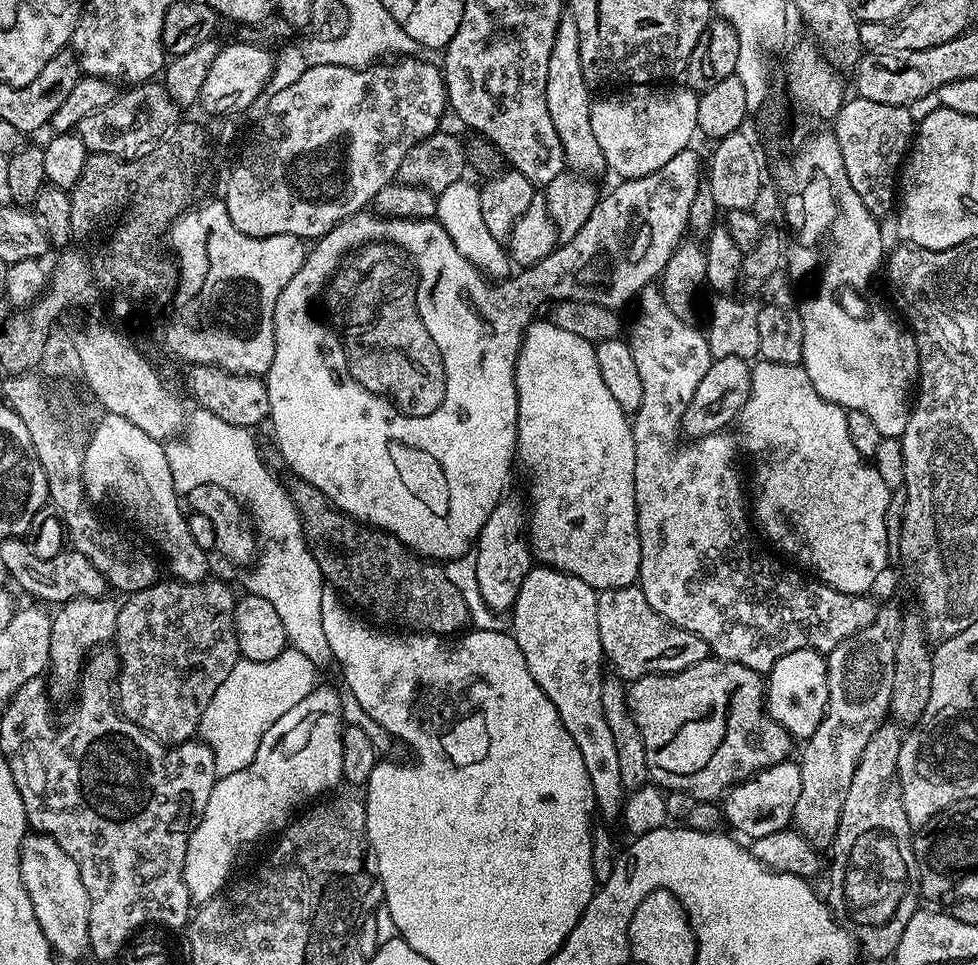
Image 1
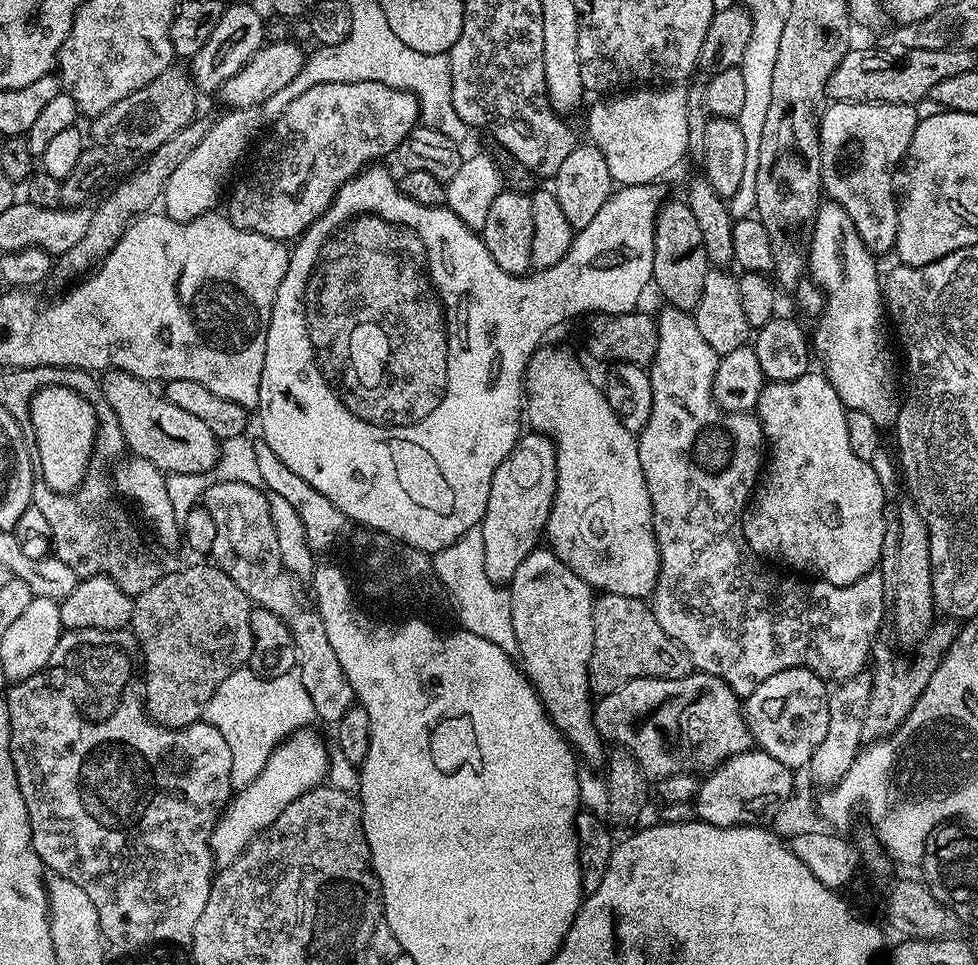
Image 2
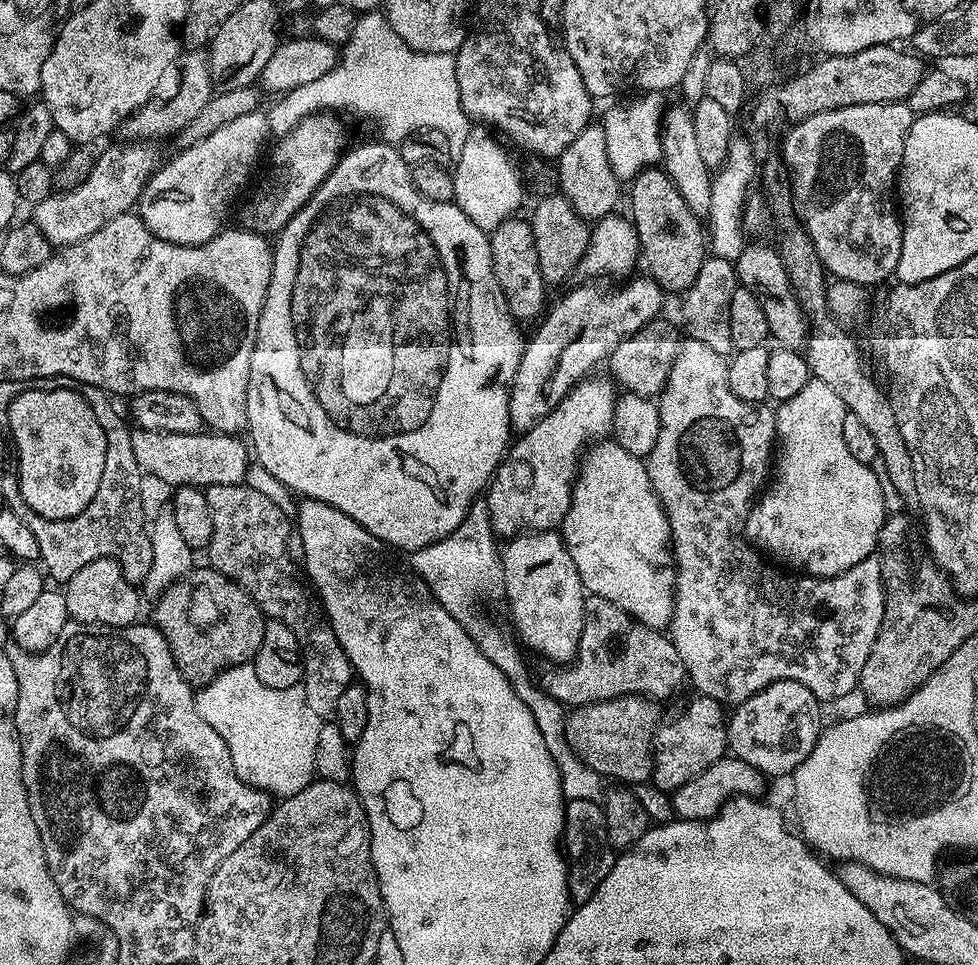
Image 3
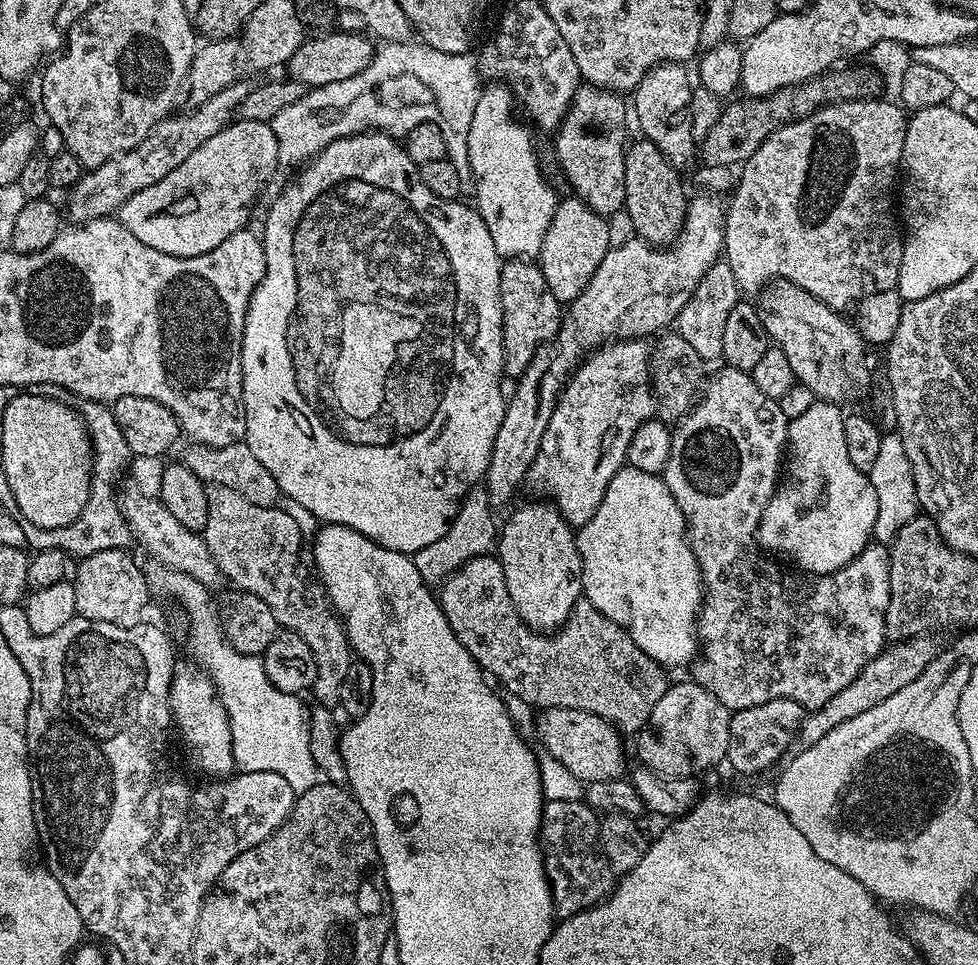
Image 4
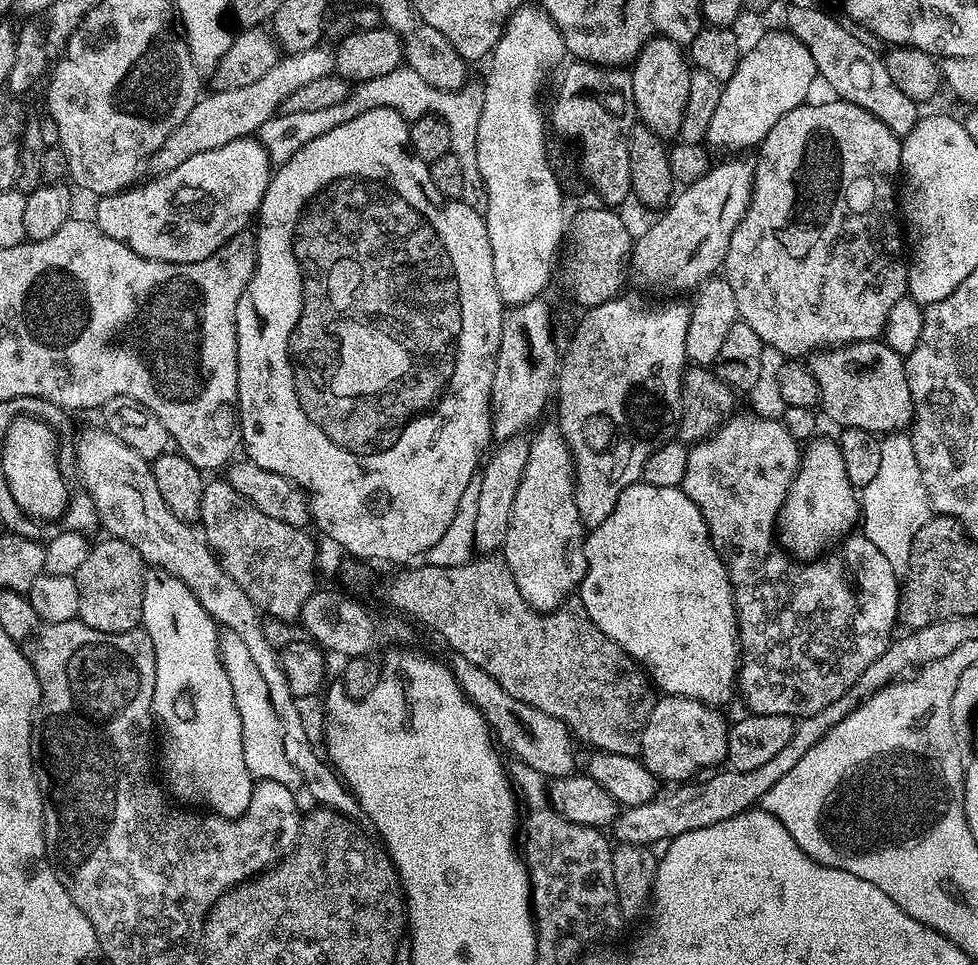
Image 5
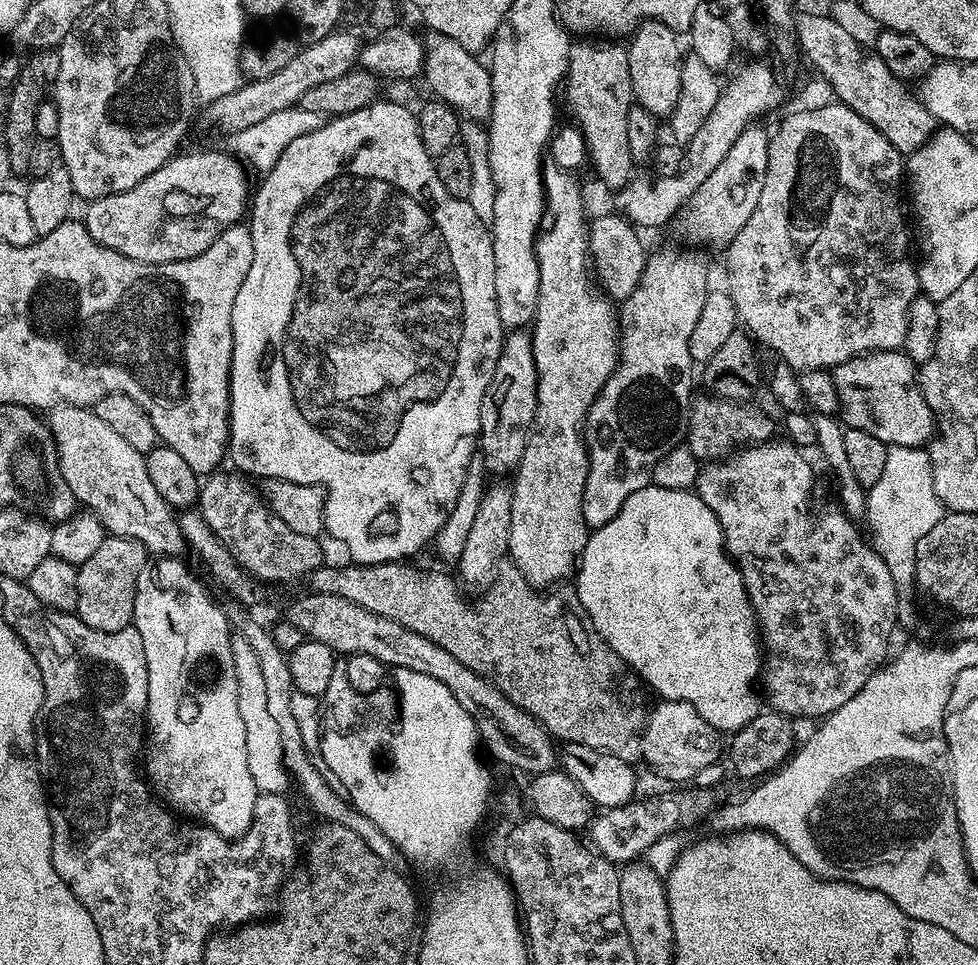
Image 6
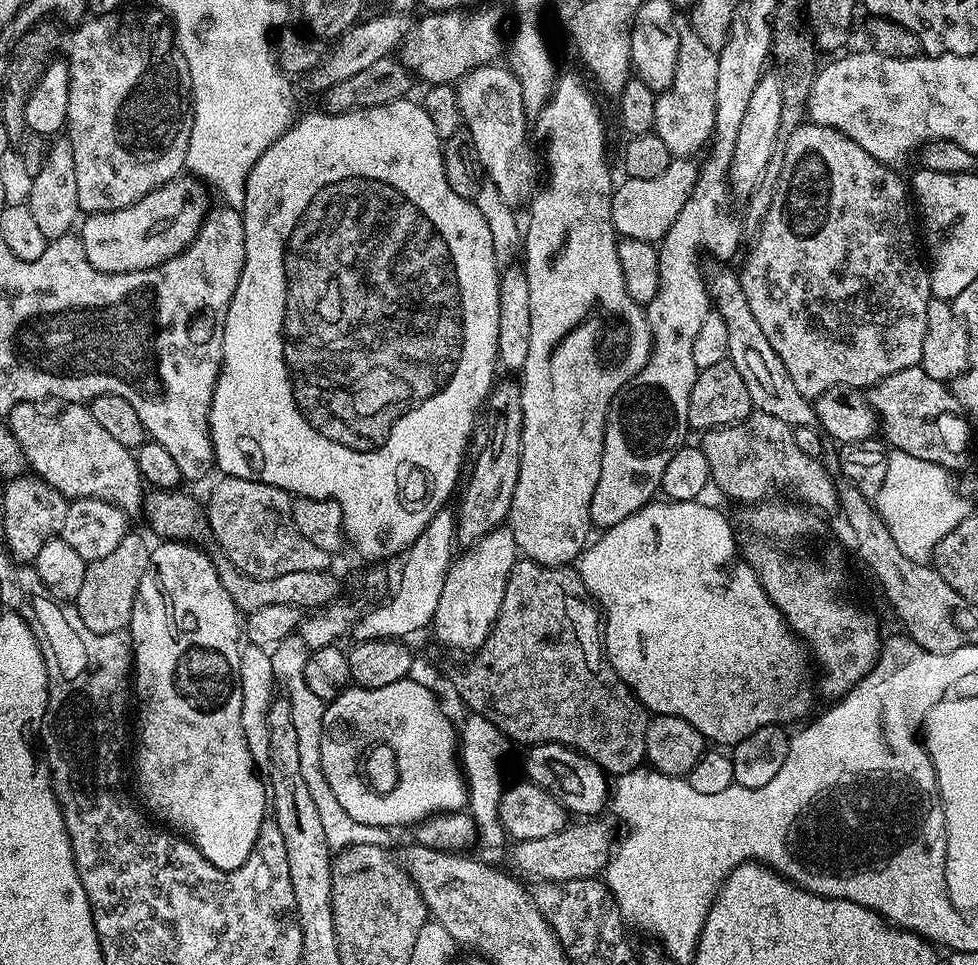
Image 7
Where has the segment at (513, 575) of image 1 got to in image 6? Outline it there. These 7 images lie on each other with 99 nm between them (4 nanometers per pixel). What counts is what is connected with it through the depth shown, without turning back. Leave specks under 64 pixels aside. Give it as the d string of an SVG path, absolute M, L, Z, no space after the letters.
M660 248L653 256L651 253L645 259L642 278L638 282L634 294L630 294L630 298L623 301L622 307L618 312L620 322L620 359L616 368L610 374L606 386L602 386L598 398L588 407L588 419L584 422L584 443L588 445L589 454L586 490L582 498L582 514L586 518L589 529L595 530L606 526L606 522L610 522L610 518L614 518L614 514L618 514L618 510L622 510L622 502L626 502L626 498L630 498L630 494L634 494L634 490L642 490L646 485L652 483L652 471L654 466L658 466L660 459L670 450L681 447L685 443L688 435L688 415L692 413L694 403L694 395L692 396L692 368L694 369L694 362L690 358L690 334L693 332L695 324L698 323L702 305L706 303L706 294L709 291L708 260L702 253L695 252L692 248Z

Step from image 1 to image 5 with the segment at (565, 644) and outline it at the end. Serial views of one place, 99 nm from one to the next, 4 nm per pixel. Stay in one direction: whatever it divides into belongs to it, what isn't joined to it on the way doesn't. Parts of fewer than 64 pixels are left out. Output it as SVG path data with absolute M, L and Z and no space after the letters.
M541 423L530 440L530 458L510 518L510 530L502 545L504 561L518 582L522 598L535 612L553 612L579 589L588 572L584 553L586 529L576 505L576 466L559 423Z

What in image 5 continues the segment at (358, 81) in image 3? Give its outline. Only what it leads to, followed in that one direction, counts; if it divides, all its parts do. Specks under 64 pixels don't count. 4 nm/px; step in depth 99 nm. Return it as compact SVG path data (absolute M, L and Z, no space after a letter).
M401 66L390 70L390 74L382 74L382 78L359 81L348 99L338 106L329 106L326 110L310 110L306 114L284 112L271 116L261 126L258 139L267 150L271 163L279 166L298 154L298 150L302 150L306 142L314 142L314 138L326 134L326 130L334 130L334 126L342 126L342 122L371 108L389 108L400 112L409 122L419 116L435 114L442 117L446 126L450 126L451 152L456 155L458 162L462 162L462 174L466 177L466 183L462 186L459 199L470 206L470 210L482 214L488 208L486 182L482 182L482 174L478 170L478 118L482 118L484 89L476 86L471 92L470 88L465 86L455 92L444 92L441 88L430 86L430 82L426 82L412 68Z

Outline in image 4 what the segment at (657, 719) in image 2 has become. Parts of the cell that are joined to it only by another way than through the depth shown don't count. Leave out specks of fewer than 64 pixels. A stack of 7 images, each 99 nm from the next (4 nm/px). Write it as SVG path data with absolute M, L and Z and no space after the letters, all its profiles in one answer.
M545 708L539 713L540 740L544 743L544 752L553 756L571 774L583 781L585 785L594 782L610 782L621 779L624 772L624 744L621 733L615 726L606 723L596 714L586 710L569 708Z

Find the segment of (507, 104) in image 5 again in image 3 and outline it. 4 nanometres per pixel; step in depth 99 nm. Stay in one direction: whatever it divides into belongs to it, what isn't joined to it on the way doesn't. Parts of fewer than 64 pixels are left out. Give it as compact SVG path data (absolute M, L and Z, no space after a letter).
M484 126L469 127L466 146L462 146L462 154L455 157L452 177L456 195L454 203L464 211L466 218L470 218L470 222L474 222L474 226L478 226L483 232L490 234L502 222L513 219L519 213L516 211L519 210L520 203L526 200L526 189L518 164L516 168L515 162L508 157L507 150L495 140L497 137L495 135L488 136L488 132L489 129Z

